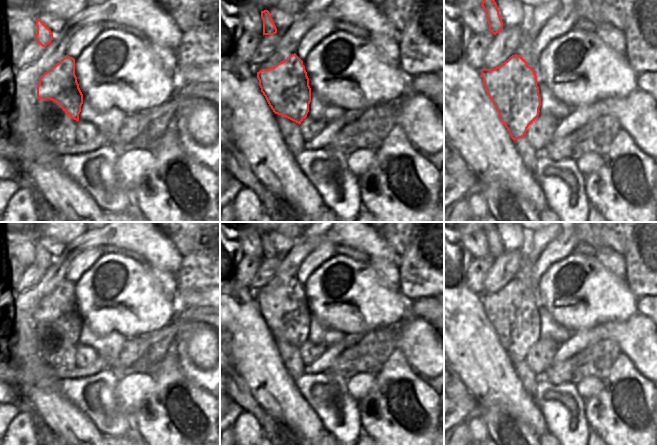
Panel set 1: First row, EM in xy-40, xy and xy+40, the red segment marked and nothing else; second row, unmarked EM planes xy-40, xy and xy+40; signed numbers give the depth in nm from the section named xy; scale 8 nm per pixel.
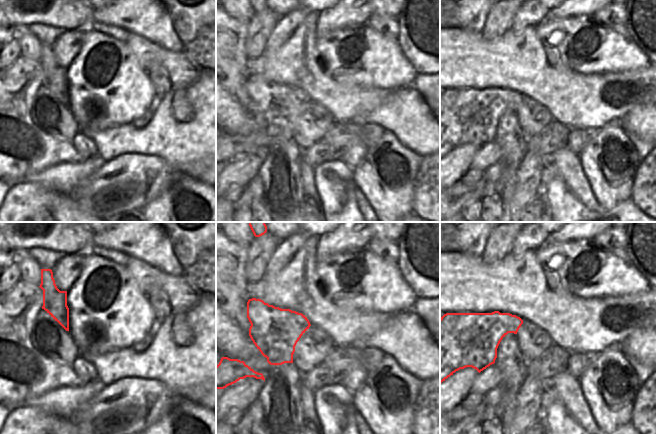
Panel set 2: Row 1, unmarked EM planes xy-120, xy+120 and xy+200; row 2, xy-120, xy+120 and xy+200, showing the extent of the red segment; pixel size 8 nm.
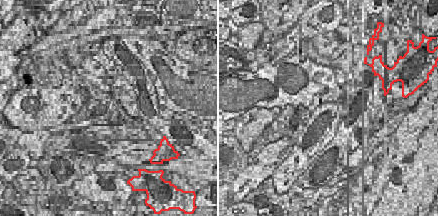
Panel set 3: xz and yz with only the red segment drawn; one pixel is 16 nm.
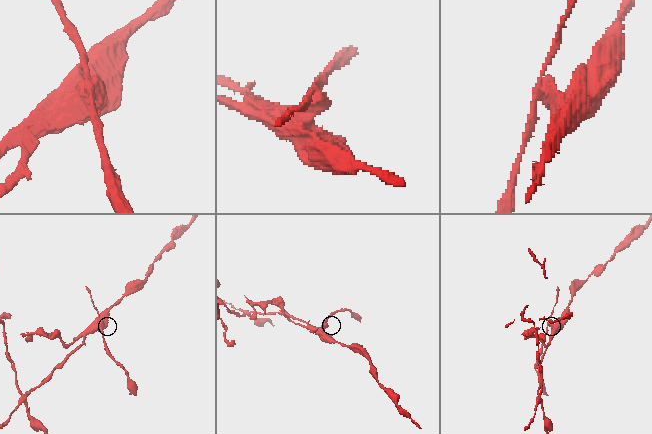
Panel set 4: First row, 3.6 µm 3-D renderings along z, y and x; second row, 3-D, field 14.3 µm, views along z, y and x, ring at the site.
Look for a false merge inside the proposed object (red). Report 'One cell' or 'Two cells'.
Two cells

